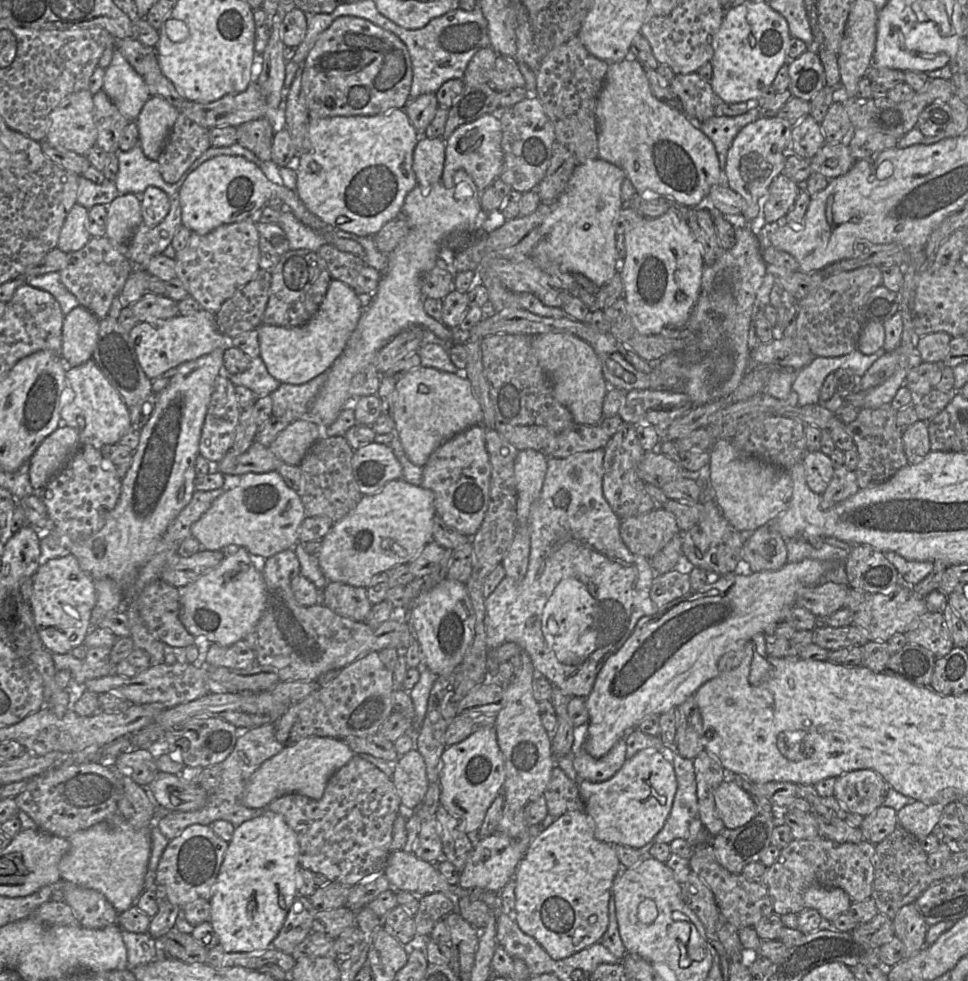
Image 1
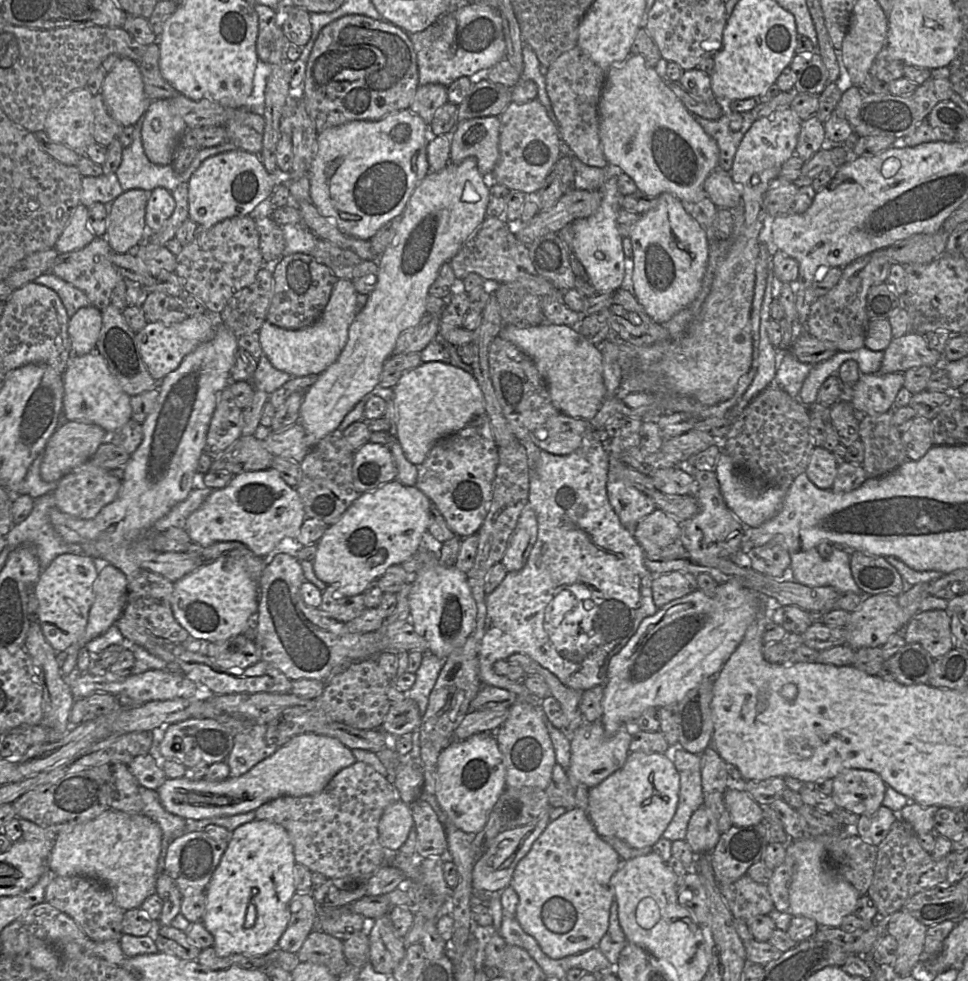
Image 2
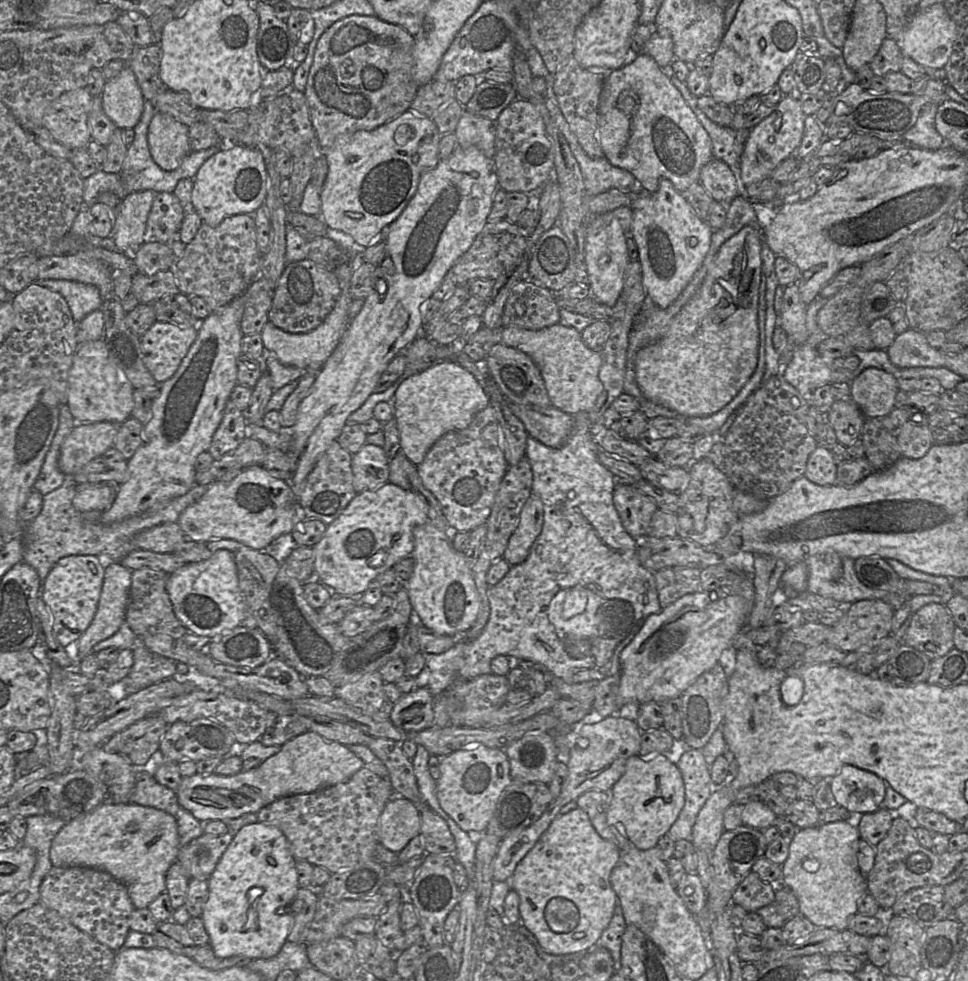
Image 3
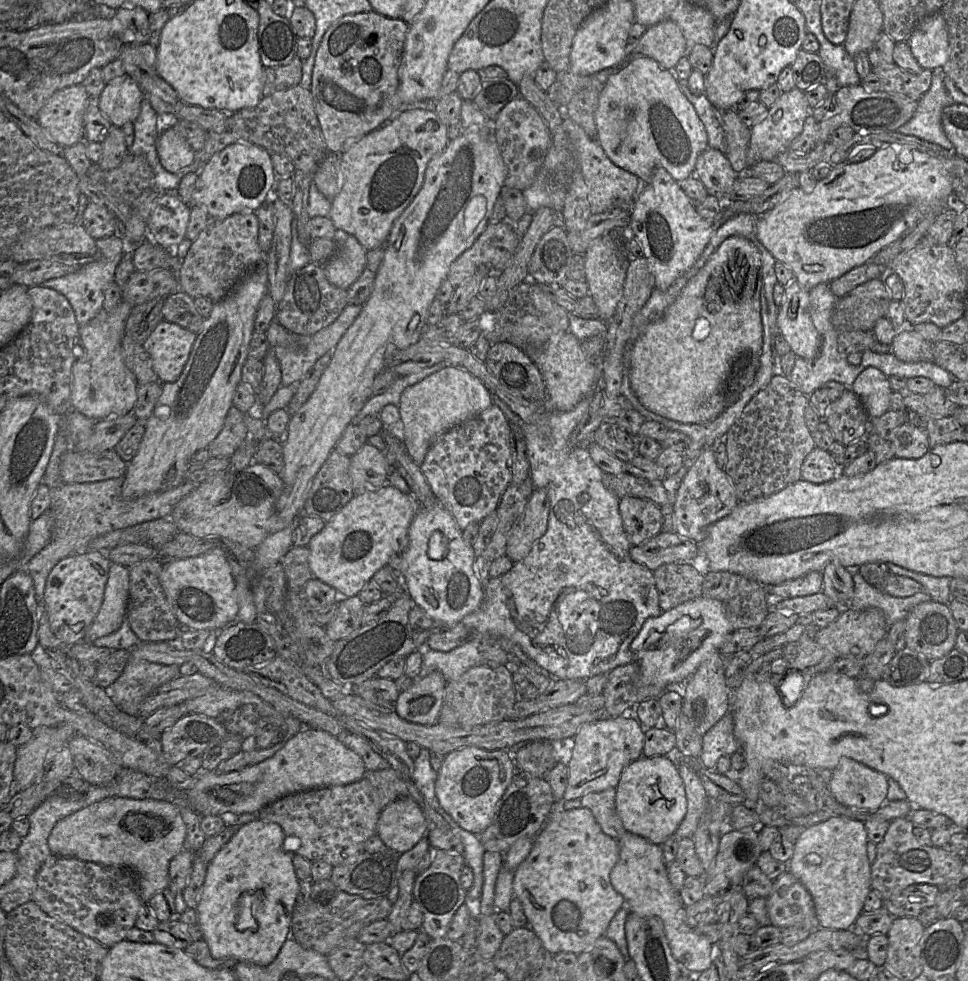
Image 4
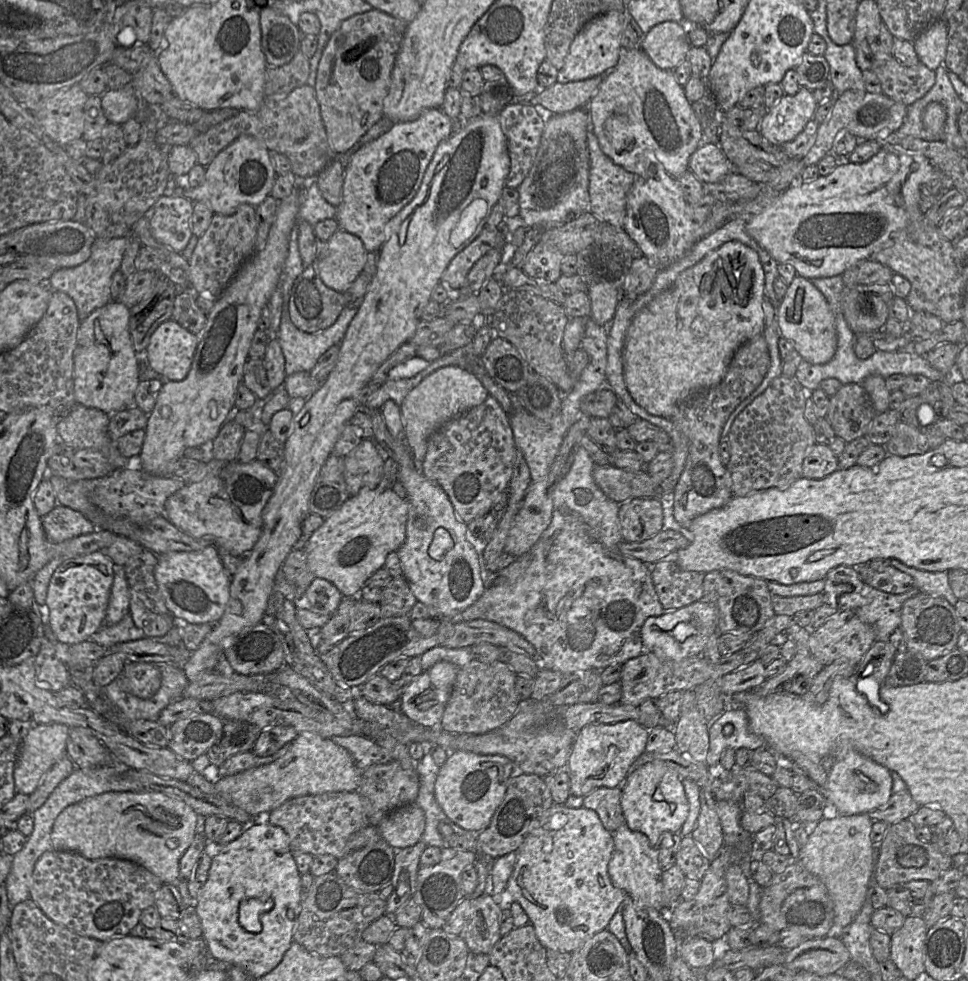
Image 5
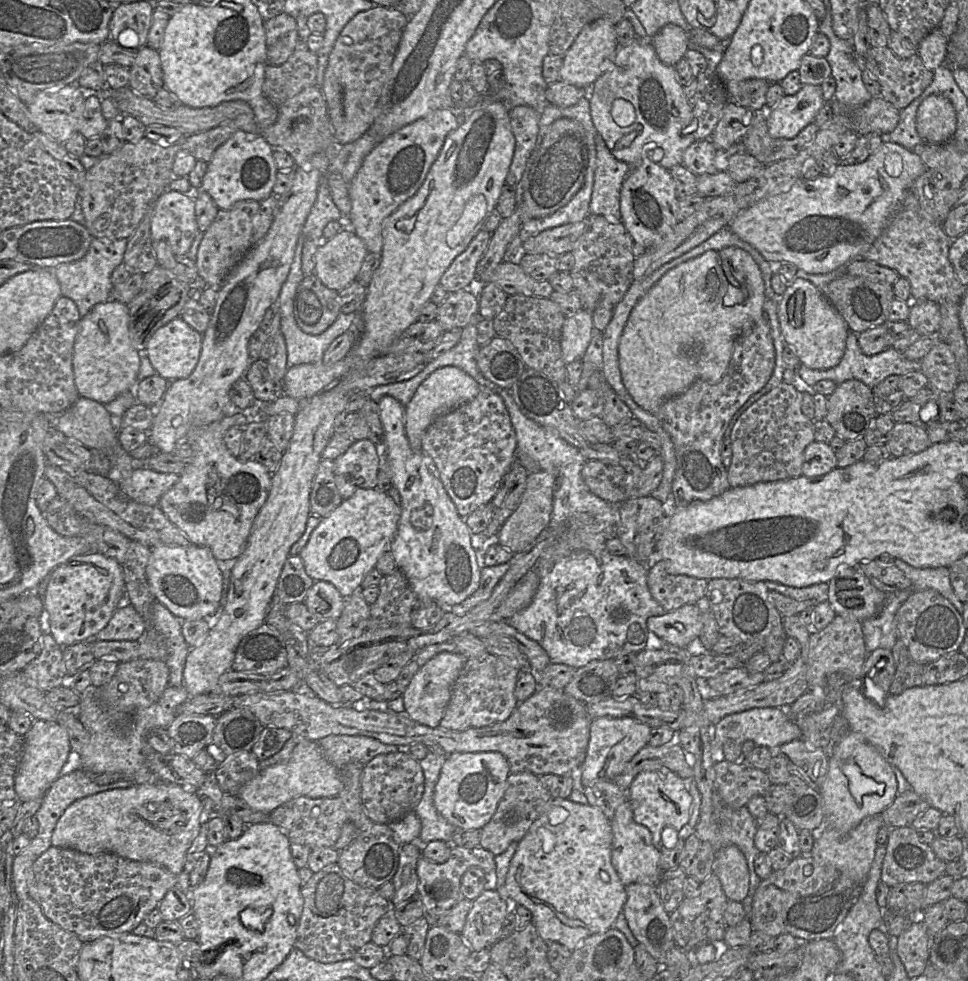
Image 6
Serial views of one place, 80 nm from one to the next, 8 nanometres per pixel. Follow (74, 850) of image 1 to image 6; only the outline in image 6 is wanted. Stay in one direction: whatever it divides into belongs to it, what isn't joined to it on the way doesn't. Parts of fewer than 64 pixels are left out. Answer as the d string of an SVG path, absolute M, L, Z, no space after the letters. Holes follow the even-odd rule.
M163 781L135 784L73 802L59 818L51 842L55 847L74 849L90 855L113 853L133 861L152 862L178 876L183 871L187 850L196 837L204 816L204 806L196 792L187 792L178 784Z

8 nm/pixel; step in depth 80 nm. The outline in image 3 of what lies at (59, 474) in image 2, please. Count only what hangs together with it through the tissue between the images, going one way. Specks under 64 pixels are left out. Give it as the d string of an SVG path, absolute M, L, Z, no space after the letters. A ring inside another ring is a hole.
M107 421L77 423L61 446L61 472L73 476L88 462L112 447L119 425Z

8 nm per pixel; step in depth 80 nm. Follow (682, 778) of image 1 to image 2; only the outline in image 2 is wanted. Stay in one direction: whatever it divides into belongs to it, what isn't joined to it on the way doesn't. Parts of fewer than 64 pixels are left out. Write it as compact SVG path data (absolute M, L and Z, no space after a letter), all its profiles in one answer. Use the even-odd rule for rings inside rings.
M678 749L674 765L680 776L679 801L676 812L662 835L662 838L672 843L686 839L689 821L704 803L700 755Z

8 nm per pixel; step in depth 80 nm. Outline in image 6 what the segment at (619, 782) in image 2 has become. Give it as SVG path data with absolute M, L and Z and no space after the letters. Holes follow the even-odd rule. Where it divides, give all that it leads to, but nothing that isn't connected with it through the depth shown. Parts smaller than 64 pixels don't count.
M659 768L640 772L626 791L635 822L649 829L652 843L657 848L662 847L661 832L670 827L677 832L688 823L692 797L685 788L683 779L668 768Z

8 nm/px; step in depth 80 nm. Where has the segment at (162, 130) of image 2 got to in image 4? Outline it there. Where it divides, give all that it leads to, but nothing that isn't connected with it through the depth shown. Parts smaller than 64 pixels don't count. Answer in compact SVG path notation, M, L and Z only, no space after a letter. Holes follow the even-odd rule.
M174 127L160 132L156 149L161 165L170 173L179 172L195 160L195 151Z

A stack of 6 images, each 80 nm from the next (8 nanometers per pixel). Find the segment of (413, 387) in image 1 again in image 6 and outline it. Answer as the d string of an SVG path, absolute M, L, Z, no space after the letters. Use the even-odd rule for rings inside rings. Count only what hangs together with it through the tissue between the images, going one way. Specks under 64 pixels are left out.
M444 366L431 373L405 406L405 432L411 449L422 452L423 436L433 420L474 399L480 390L481 385L458 367Z

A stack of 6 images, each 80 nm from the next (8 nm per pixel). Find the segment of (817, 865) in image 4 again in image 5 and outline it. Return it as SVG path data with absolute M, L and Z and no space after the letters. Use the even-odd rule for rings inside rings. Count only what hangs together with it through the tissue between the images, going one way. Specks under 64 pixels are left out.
M867 814L823 818L813 827L807 843L800 848L798 861L826 886L834 904L834 931L853 922L860 912L874 877L873 820Z

